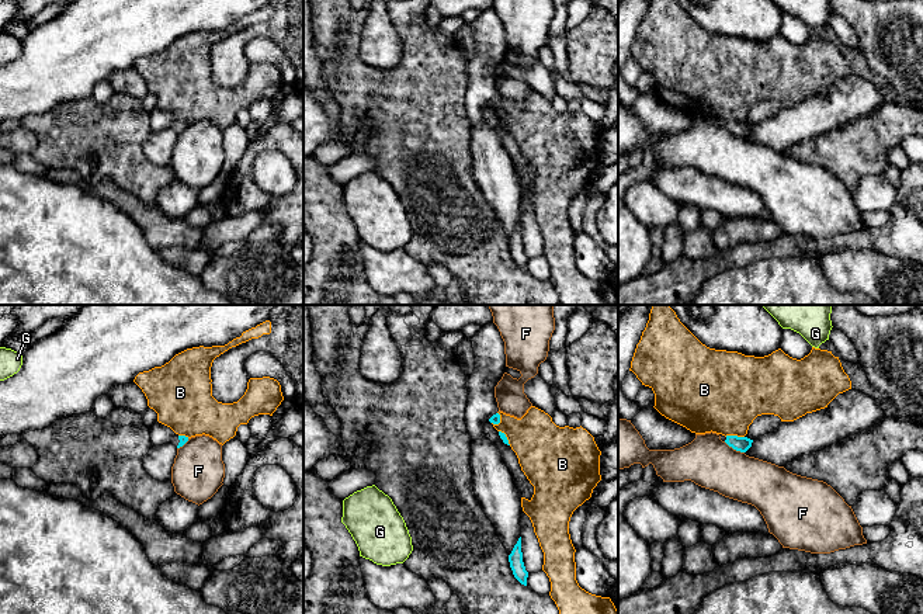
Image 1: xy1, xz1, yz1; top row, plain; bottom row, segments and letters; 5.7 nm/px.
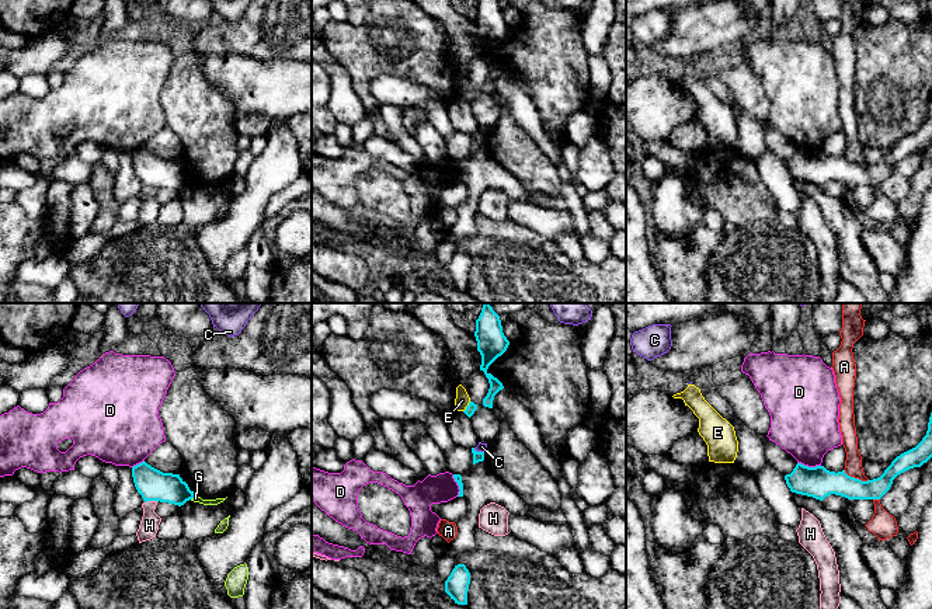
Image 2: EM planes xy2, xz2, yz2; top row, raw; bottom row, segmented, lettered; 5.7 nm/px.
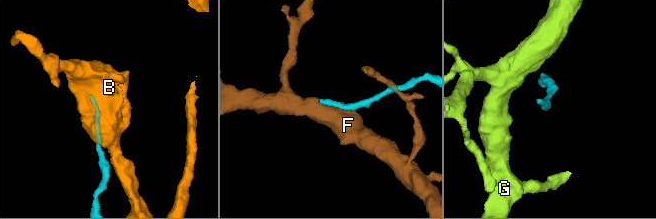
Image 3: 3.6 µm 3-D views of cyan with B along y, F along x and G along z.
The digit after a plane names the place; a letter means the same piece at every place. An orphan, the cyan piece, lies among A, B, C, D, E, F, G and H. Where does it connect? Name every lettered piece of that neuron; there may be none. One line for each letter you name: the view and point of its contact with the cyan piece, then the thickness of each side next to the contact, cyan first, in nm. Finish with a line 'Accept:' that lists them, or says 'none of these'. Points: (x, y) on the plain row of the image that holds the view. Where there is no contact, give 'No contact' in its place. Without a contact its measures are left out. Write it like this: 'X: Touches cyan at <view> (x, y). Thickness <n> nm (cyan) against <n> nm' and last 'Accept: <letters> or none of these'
Accept: none of these

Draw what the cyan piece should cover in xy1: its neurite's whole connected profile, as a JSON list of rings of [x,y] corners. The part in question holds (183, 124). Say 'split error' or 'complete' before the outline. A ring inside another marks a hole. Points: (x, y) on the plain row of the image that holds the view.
split error; [[[159,107],[149,112],[149,119],[155,131],[173,129],[180,133],[188,126],[188,122],[176,119],[170,112]]]

